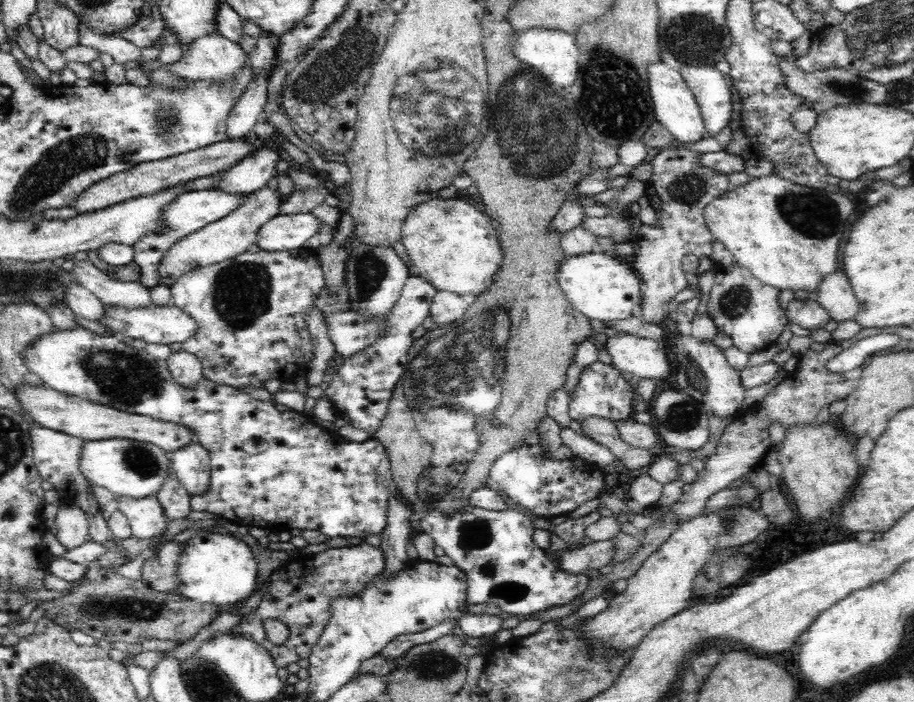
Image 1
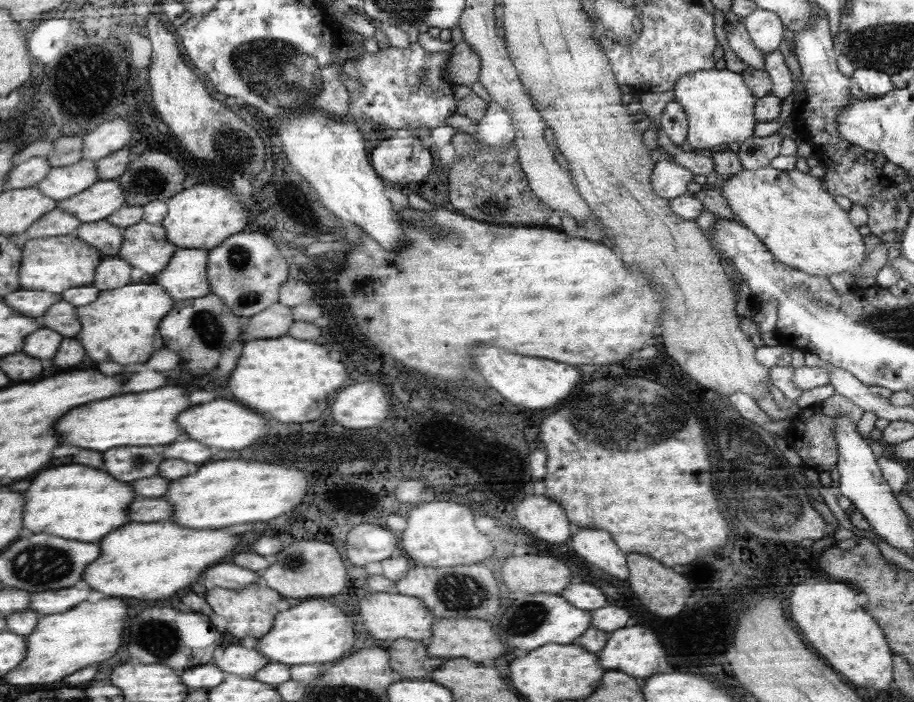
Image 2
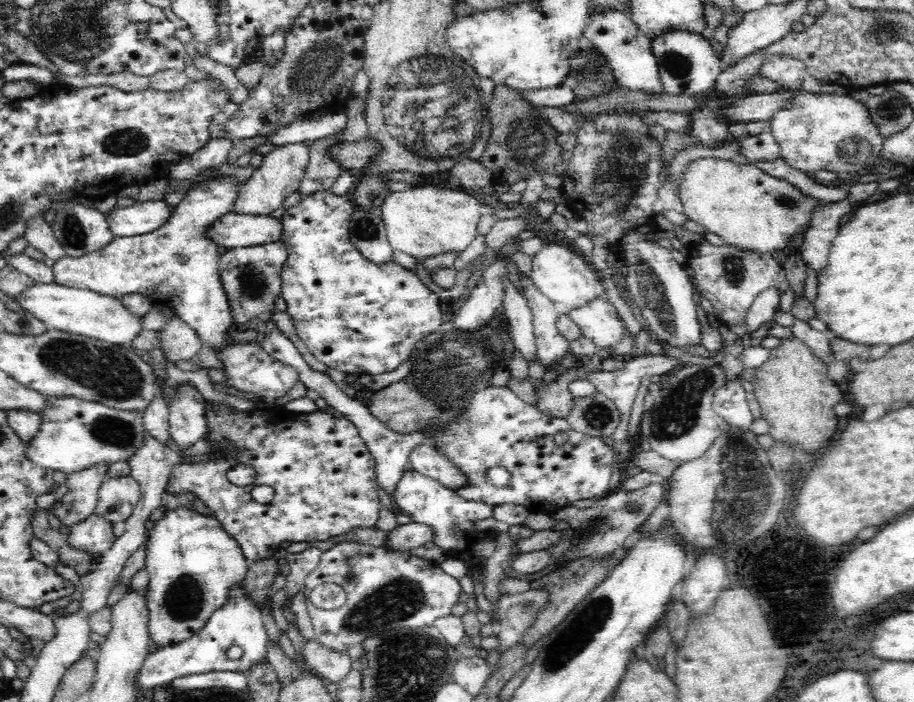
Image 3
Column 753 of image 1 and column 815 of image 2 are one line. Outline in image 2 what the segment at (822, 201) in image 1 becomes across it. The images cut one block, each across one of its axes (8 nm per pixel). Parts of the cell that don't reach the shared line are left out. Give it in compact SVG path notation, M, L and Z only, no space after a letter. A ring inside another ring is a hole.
M768 165L742 169L720 183L722 196L735 215L775 255L775 259L818 277L856 269L864 260L864 240L850 213L824 190L822 179L794 169L781 171Z

